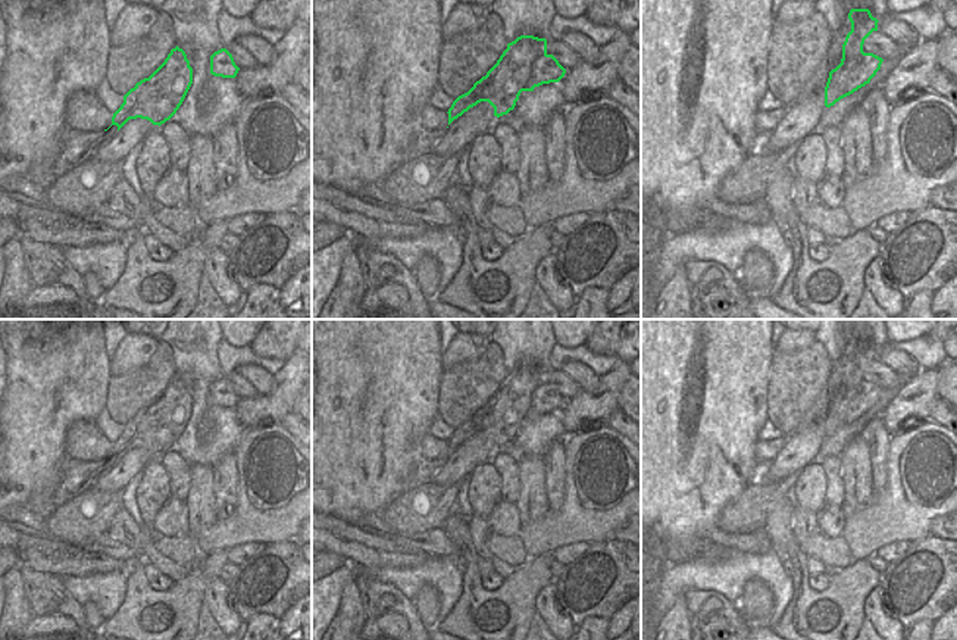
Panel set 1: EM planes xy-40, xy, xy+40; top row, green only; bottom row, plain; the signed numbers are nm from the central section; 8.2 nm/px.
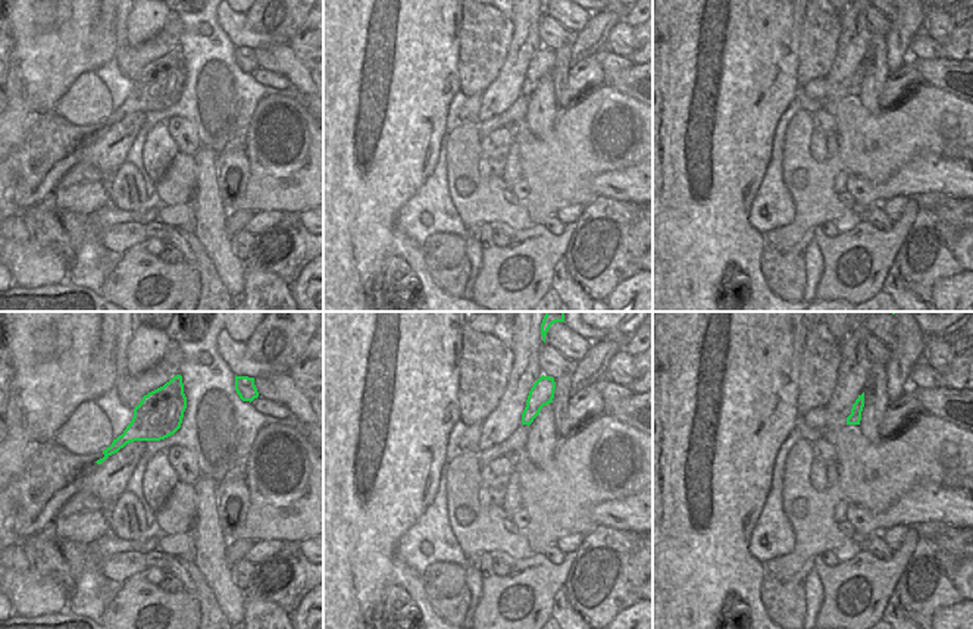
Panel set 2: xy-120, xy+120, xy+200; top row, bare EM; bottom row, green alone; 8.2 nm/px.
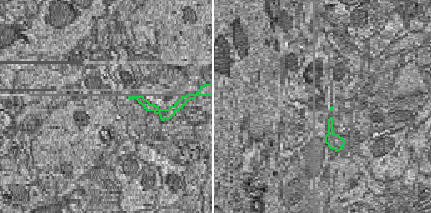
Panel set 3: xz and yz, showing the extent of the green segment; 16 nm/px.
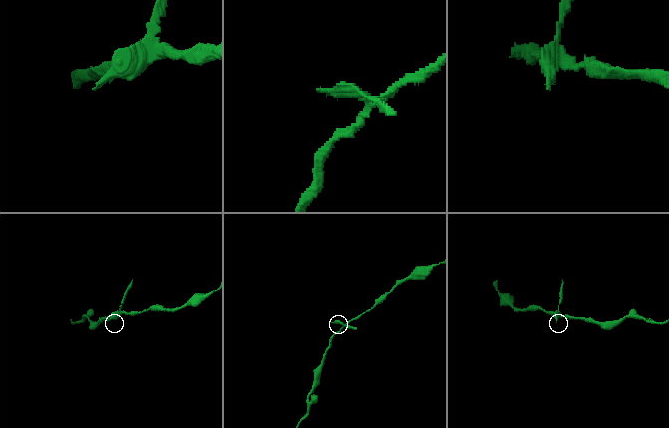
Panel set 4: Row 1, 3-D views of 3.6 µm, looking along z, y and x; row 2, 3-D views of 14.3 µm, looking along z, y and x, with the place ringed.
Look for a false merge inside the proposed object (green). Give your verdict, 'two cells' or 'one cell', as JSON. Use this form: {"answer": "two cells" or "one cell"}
{"answer": "two cells"}

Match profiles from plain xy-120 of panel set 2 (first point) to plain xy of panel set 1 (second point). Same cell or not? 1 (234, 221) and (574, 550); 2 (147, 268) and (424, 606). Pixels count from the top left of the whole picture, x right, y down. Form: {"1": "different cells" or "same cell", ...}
{"1": "different cells", "2": "different cells"}

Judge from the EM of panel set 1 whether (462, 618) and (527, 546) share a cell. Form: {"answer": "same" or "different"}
{"answer": "different"}

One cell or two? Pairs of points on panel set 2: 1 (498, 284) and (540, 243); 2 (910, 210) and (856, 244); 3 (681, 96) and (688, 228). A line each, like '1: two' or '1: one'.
1: one
2: one
3: one

